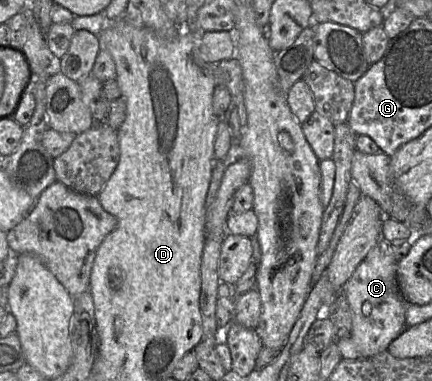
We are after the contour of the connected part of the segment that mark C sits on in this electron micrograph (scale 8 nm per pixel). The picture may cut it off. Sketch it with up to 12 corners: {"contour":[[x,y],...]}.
{"contour":[[381,239],[342,287],[342,359],[387,350],[406,328],[397,262]]}

